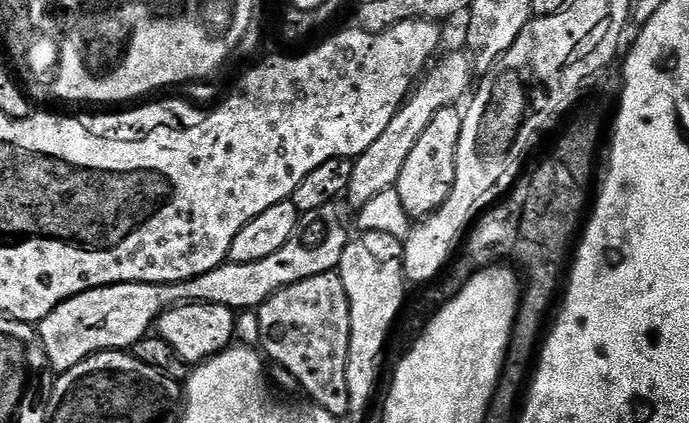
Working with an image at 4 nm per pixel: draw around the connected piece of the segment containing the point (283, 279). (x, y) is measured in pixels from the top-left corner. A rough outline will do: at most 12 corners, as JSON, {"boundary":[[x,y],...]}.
{"boundary":[[332,224],[258,262],[186,282],[111,284],[38,325],[53,373],[132,349],[177,304],[259,310],[286,286],[336,272]]}

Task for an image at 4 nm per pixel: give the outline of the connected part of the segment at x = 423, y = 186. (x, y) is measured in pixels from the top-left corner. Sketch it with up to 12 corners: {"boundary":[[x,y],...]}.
{"boundary":[[437,108],[395,186],[409,218],[450,194],[463,121]]}

